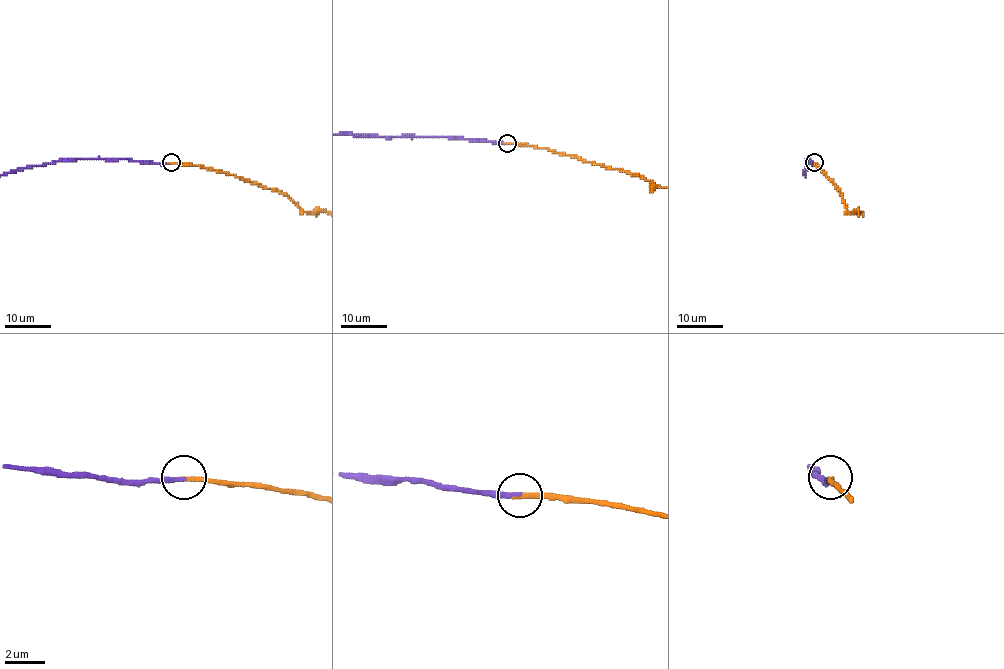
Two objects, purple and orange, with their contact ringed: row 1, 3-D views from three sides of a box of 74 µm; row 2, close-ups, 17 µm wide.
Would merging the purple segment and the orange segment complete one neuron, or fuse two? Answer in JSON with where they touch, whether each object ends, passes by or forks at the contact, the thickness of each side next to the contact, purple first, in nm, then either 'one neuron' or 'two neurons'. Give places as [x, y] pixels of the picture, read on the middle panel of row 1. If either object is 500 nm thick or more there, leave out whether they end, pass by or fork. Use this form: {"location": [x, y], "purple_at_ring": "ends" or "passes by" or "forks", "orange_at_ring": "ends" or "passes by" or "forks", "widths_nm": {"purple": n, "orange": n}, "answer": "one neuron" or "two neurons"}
{"location": [507, 143], "purple_at_ring": "ends", "orange_at_ring": "ends", "widths_nm": {"purple": 240, "orange": 260}, "answer": "one neuron"}

